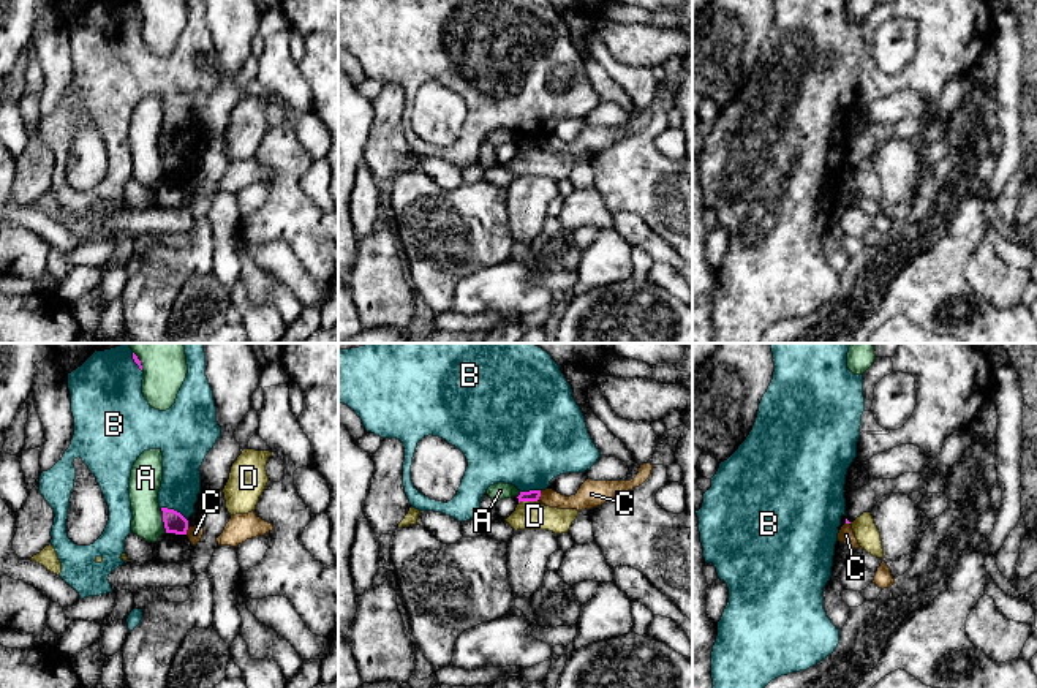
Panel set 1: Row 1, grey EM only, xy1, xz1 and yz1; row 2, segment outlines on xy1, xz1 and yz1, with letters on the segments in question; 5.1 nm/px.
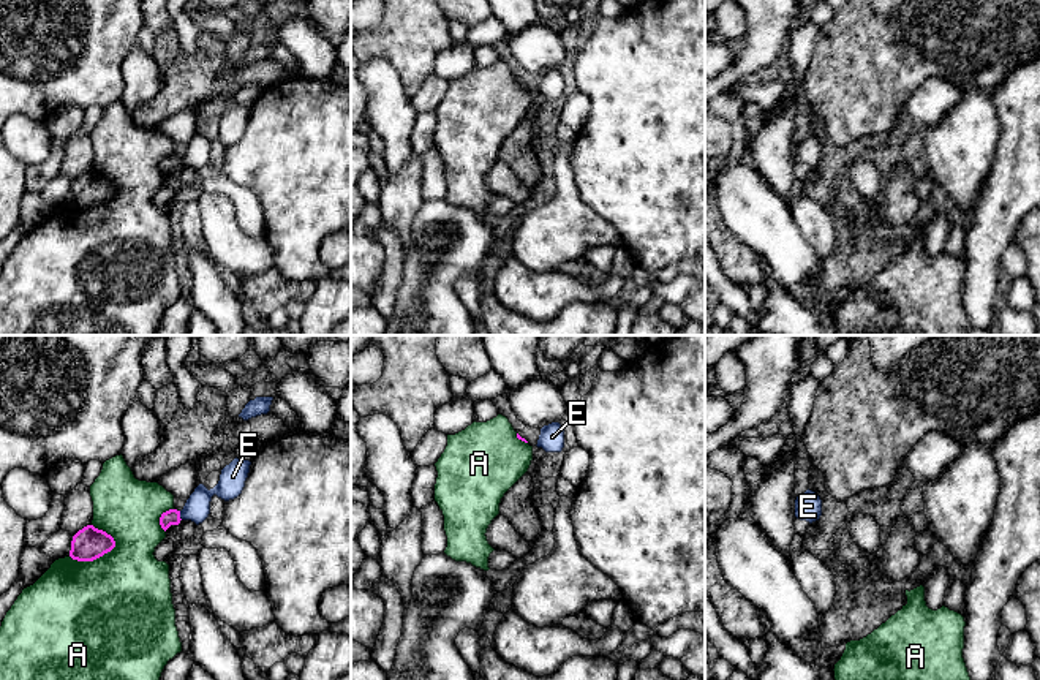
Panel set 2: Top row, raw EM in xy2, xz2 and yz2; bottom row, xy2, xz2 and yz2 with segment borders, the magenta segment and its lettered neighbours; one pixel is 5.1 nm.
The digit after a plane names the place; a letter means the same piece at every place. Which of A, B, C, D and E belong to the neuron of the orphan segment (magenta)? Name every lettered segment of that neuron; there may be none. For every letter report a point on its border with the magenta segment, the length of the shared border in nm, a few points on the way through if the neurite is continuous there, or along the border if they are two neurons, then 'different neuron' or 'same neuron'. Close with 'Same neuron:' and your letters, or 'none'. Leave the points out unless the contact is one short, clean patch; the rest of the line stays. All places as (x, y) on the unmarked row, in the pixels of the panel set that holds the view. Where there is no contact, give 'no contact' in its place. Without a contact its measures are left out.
A: contact xy2 (94, 204); length 260 nm; different neuron
B: contact xy1 (173, 155); length 150 nm; different neuron
C: contact xz1 (539, 141); length 50 nm; border xz1 (541, 136), (538, 144); different neuron
D: contact xz1 (528, 146); length 110 nm; border xz1 (538, 144), (519, 149); different neuron
E: contact xy2 (179, 162); length 50 nm; way xy2 (173, 162), (179, 162), (196, 154); same neuron
Same neuron: E

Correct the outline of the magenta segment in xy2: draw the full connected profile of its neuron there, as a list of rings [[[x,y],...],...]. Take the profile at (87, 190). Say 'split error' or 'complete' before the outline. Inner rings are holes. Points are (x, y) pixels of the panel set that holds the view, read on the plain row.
complete; [[[87,171],[71,187],[70,202],[77,207],[93,207],[115,193],[115,187],[103,176]]]

